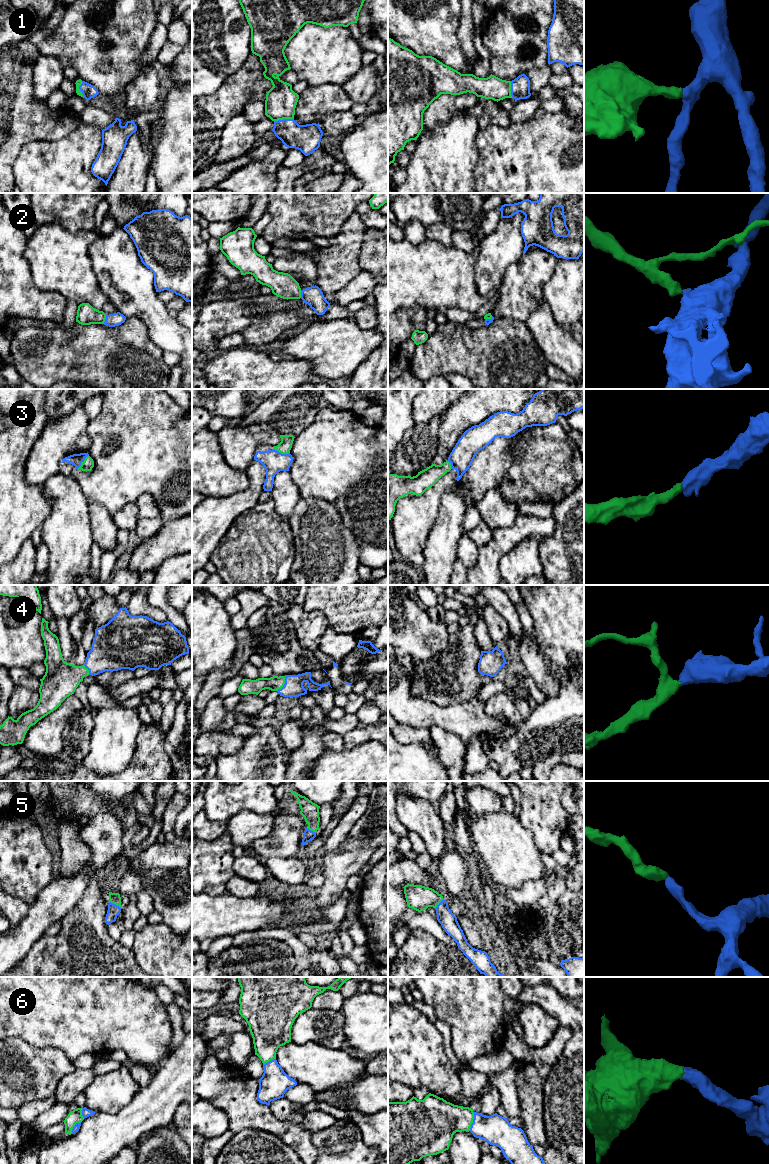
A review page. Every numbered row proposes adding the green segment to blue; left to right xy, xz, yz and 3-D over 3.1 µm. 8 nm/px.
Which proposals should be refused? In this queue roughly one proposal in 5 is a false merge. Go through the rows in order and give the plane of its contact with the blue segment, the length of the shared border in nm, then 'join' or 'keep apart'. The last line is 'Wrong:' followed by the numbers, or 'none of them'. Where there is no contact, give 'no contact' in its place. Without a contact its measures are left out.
1: xz | 160 nm | join
2: xy | 80 nm | keep apart
3: xz | 130 nm | join
4: xz | 140 nm | join
5: xy | 110 nm | join
6: yz | 160 nm | join
Wrong: 2

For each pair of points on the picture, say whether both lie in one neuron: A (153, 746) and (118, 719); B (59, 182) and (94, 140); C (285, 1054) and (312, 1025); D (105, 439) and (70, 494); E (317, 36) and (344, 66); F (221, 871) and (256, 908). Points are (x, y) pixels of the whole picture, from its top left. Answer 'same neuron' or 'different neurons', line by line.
A: different neurons
B: same neuron
C: different neurons
D: different neurons
E: same neuron
F: different neurons

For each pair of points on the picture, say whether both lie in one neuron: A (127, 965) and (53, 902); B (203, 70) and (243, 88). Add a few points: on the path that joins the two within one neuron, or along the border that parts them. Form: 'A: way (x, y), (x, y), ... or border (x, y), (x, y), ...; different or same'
A: border (82, 895), (78, 902), (59, 920); different
B: border (243, 65), (234, 71), (214, 92), (207, 95); different

